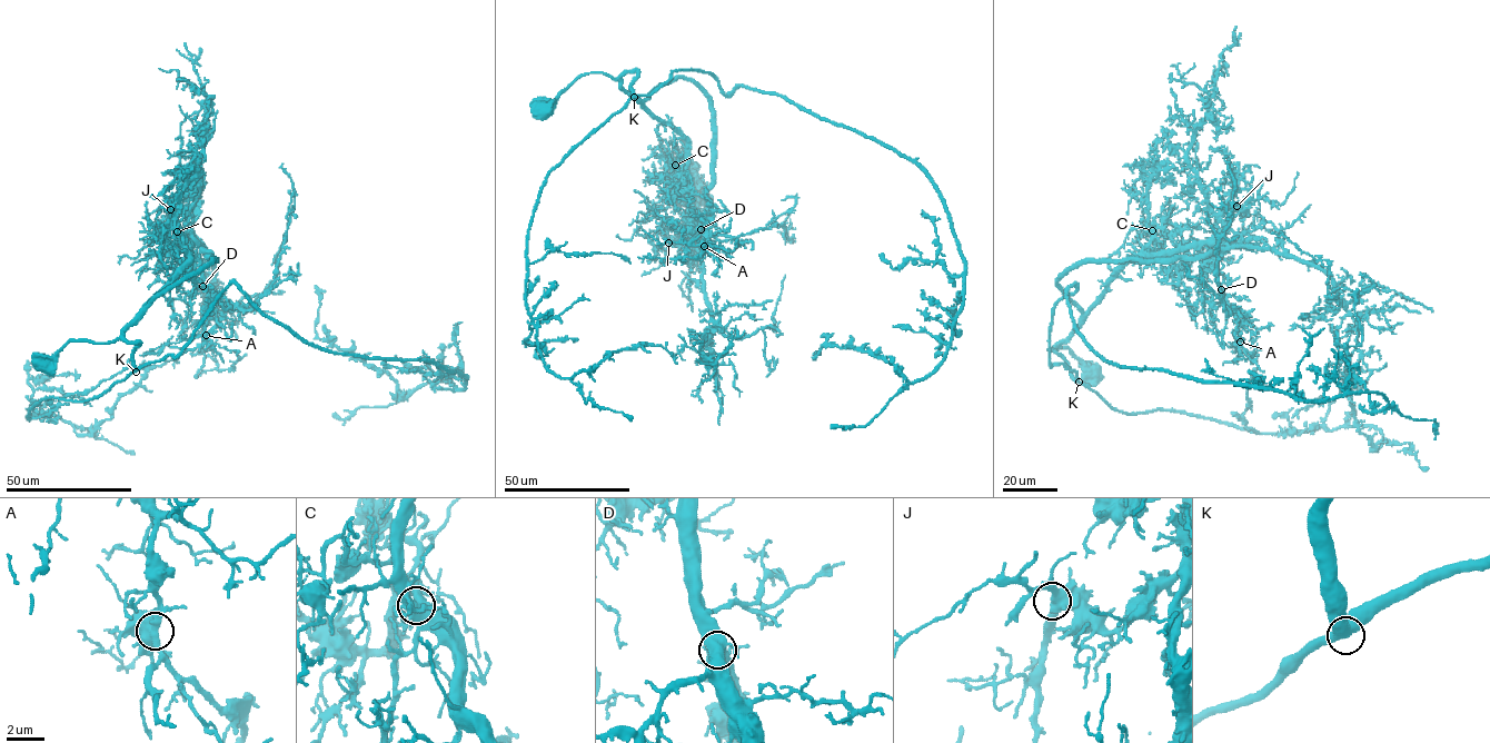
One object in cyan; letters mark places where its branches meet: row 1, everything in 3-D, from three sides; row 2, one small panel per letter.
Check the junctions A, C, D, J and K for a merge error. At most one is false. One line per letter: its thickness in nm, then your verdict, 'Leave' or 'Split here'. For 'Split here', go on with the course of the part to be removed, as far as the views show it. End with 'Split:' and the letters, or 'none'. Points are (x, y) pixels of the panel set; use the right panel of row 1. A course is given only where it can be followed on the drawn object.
A: Thickness 480 nm. Leave
C: Thickness 440 nm. Leave
D: Thickness 480 nm. Leave
J: Thickness 480 nm. Leave
K: Thickness 460 nm. Leave
Split: none

